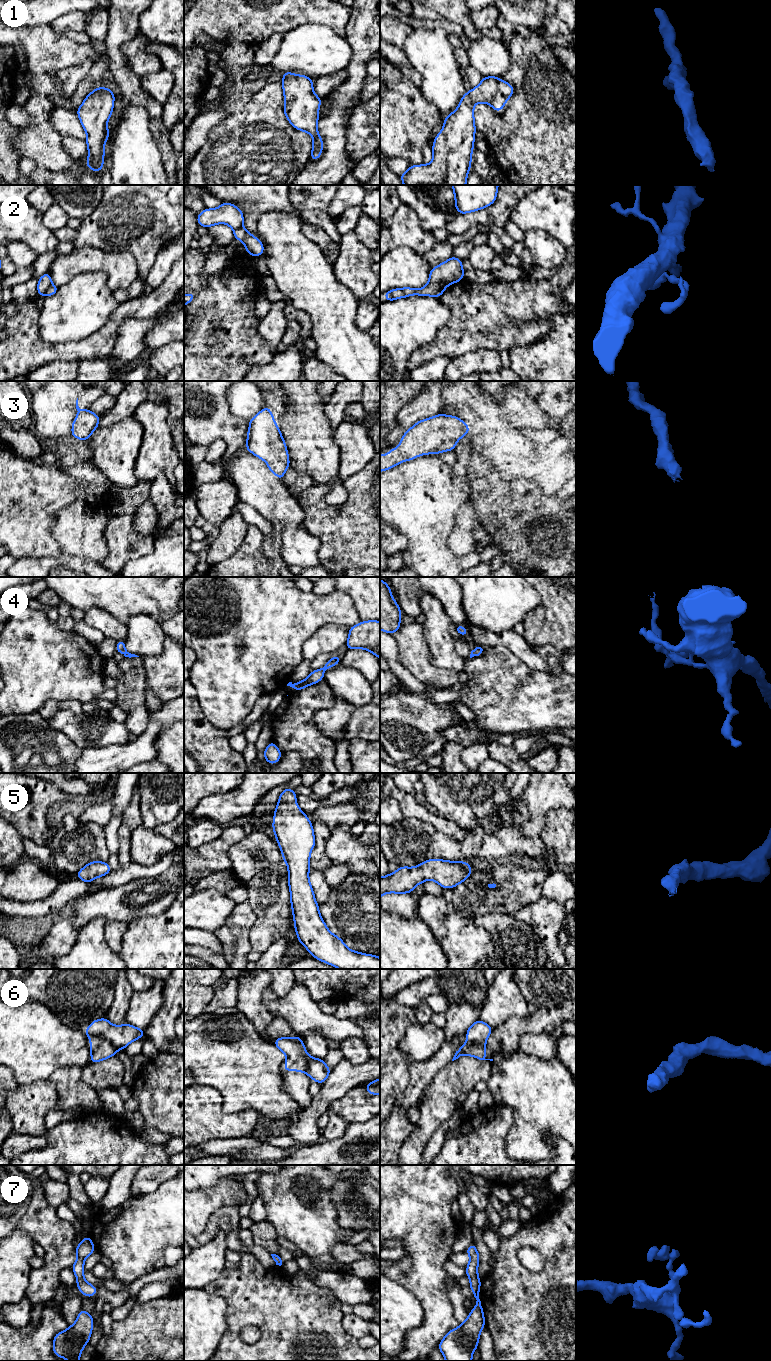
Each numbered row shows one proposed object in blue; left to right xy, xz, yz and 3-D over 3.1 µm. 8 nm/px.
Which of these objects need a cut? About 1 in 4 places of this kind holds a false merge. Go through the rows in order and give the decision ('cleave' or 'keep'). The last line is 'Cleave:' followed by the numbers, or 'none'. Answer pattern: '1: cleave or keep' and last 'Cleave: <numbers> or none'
1: keep
2: cleave
3: keep
4: cleave
5: keep
6: cleave
7: keep
Cleave: 2, 4, 6

